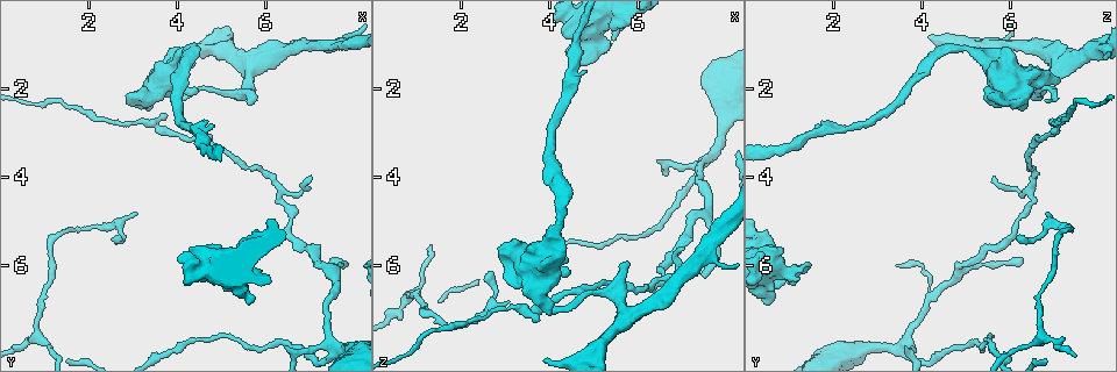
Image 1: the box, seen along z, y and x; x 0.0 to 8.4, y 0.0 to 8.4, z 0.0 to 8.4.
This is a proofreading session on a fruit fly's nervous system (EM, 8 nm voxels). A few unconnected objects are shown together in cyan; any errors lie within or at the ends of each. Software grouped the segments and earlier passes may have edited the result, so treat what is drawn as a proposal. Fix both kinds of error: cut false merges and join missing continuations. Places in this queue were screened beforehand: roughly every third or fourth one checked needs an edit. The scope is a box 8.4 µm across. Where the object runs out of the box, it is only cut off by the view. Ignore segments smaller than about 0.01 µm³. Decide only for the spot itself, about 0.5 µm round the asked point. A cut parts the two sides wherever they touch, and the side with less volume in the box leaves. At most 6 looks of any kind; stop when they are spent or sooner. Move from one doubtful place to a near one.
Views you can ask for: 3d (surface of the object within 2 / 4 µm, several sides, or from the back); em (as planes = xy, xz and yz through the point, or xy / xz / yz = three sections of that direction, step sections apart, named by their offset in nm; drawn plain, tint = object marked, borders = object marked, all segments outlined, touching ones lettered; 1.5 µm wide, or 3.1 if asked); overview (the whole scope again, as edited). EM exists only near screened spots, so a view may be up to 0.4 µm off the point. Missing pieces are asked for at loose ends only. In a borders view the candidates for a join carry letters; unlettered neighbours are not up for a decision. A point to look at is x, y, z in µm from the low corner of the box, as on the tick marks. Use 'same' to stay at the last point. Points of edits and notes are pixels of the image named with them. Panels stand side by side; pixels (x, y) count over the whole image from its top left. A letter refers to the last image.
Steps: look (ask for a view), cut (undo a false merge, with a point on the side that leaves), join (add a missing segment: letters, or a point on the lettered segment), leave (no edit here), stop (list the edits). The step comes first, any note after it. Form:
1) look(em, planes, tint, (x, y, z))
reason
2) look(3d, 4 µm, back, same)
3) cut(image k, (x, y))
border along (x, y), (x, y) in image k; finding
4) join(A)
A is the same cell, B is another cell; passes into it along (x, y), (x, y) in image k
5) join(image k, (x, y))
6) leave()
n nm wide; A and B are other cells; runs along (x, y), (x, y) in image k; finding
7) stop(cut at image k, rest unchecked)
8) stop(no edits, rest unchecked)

look(3d, 2 µm, (5.75, 2.25, 5.95))

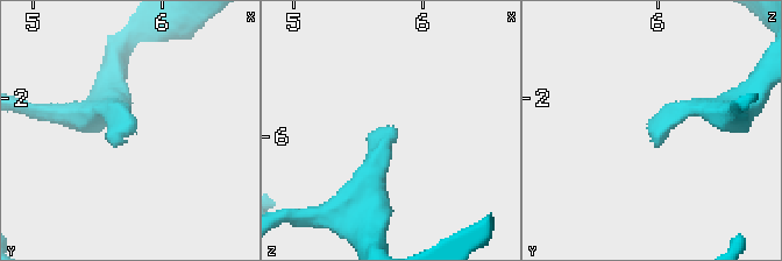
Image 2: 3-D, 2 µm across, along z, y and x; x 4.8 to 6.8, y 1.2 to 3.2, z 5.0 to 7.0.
look(em, planes, borders, (5.76, 2.28, 5.98))
now the EM

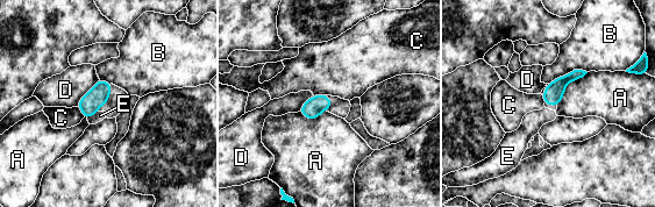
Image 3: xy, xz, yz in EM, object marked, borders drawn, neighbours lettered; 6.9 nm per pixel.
join(E)
A touches over 320 nm; E is the same cell, A, B, C and D are other cells; passes into it along (98, 95), (93, 114), (100, 115) in image 3; the neuron continues

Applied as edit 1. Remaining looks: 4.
look(3d, 2 µm, (2.95, 2.30, 6.25))
branch stops here

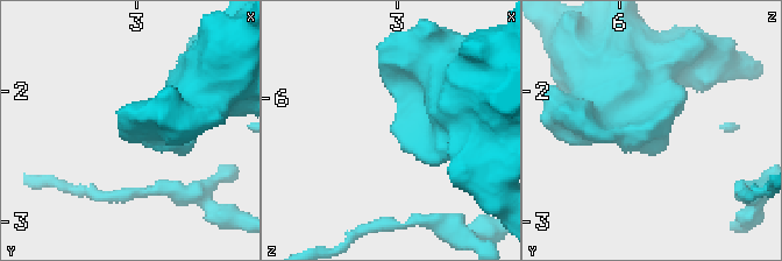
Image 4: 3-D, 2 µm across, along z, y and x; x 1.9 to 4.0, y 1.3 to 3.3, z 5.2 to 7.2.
look(em, xy, step 8, borders, (2.94, 2.28, 6.22))

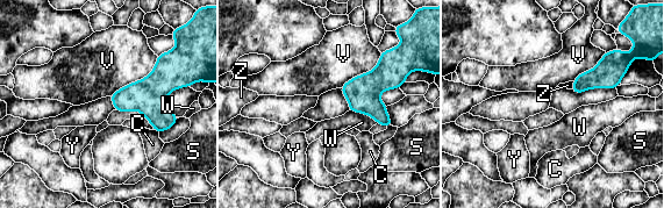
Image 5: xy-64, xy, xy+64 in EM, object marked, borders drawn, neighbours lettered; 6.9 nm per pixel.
look(em, planes, borders, same)
another direction

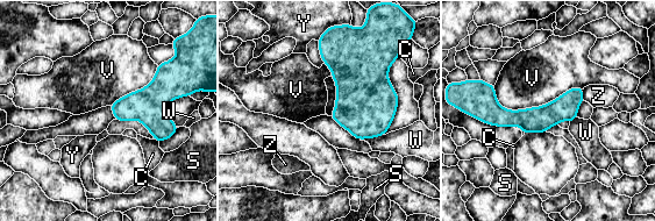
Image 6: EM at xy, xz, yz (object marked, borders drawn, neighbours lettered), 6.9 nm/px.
leave()
150 nm wide; C, S, V, W, Y and Z are other cells; runs along (579, 90), (542, 118), (486, 108) in image 6; none of them fits

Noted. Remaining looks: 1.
stop(join at image 3, rest unchecked)

